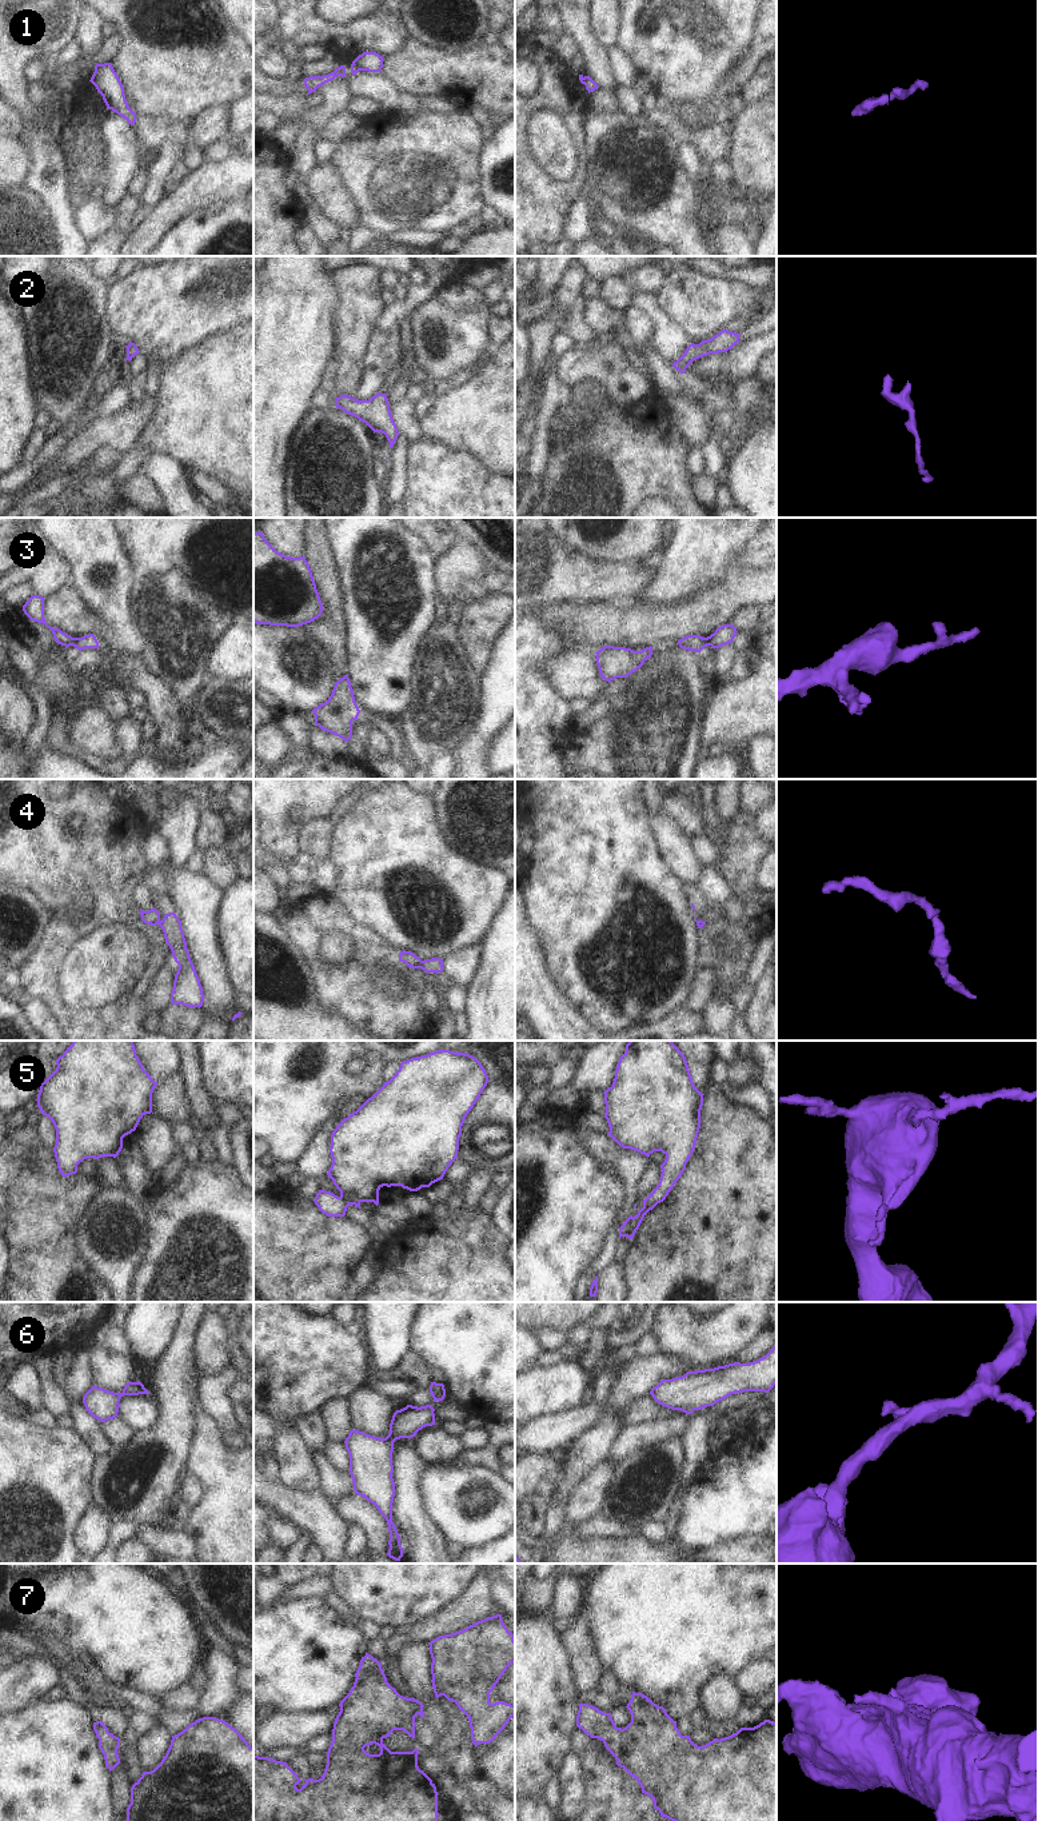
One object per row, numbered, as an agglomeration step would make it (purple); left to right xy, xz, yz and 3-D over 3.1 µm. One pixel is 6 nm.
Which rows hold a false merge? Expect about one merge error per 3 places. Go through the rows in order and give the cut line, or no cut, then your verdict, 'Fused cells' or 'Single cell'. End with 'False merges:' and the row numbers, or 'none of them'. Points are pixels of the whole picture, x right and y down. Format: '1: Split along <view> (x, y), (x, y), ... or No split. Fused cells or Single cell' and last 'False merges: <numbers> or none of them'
1: Split along xz (352, 62), (360, 70). Fused cells
2: No split. Single cell
3: No split. Single cell
4: Split along xz (422, 961), (419, 967). Fused cells
5: No split. Single cell
6: No split. Single cell
7: No split. Single cell
False merges: 1, 4.

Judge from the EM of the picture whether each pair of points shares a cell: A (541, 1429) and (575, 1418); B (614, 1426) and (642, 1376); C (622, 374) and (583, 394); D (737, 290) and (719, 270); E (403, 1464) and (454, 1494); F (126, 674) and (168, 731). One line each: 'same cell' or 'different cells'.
A: same cell
B: same cell
C: different cells
D: different cells
E: different cells
F: same cell

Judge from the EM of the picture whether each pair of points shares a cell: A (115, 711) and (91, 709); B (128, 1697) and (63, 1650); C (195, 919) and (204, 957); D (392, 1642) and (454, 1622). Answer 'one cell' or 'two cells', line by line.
A: two cells
B: one cell
C: one cell
D: one cell

